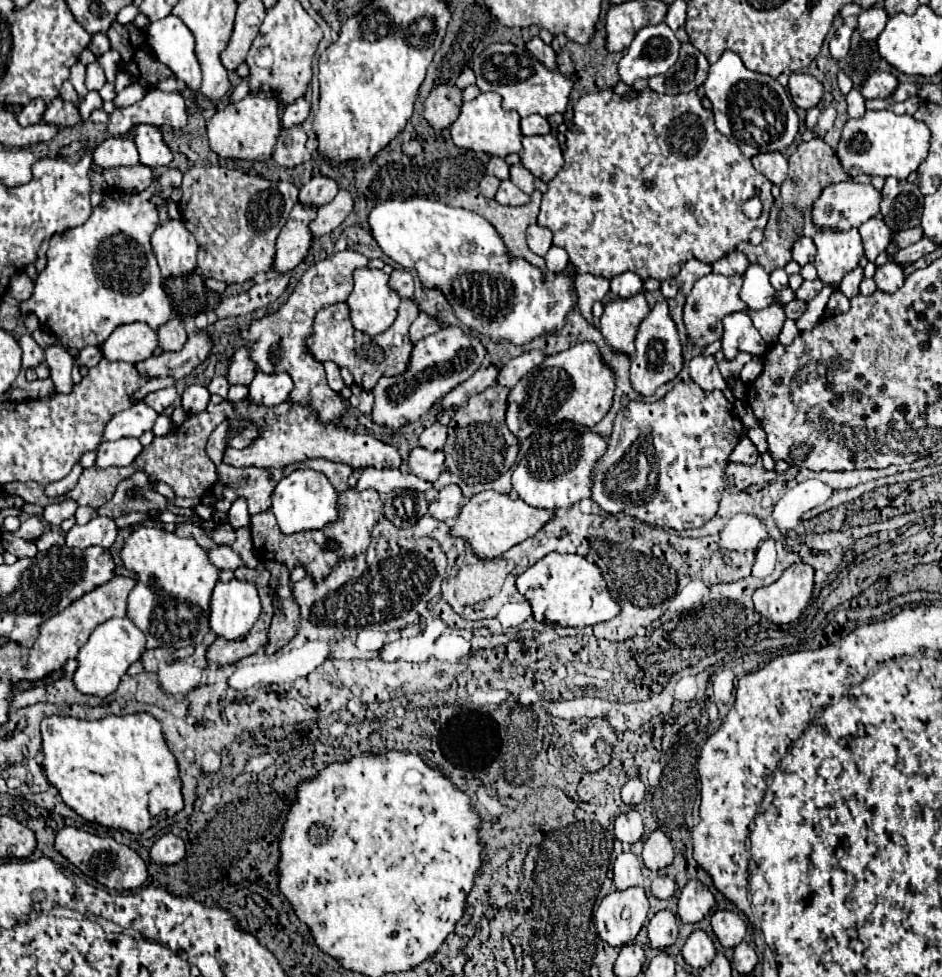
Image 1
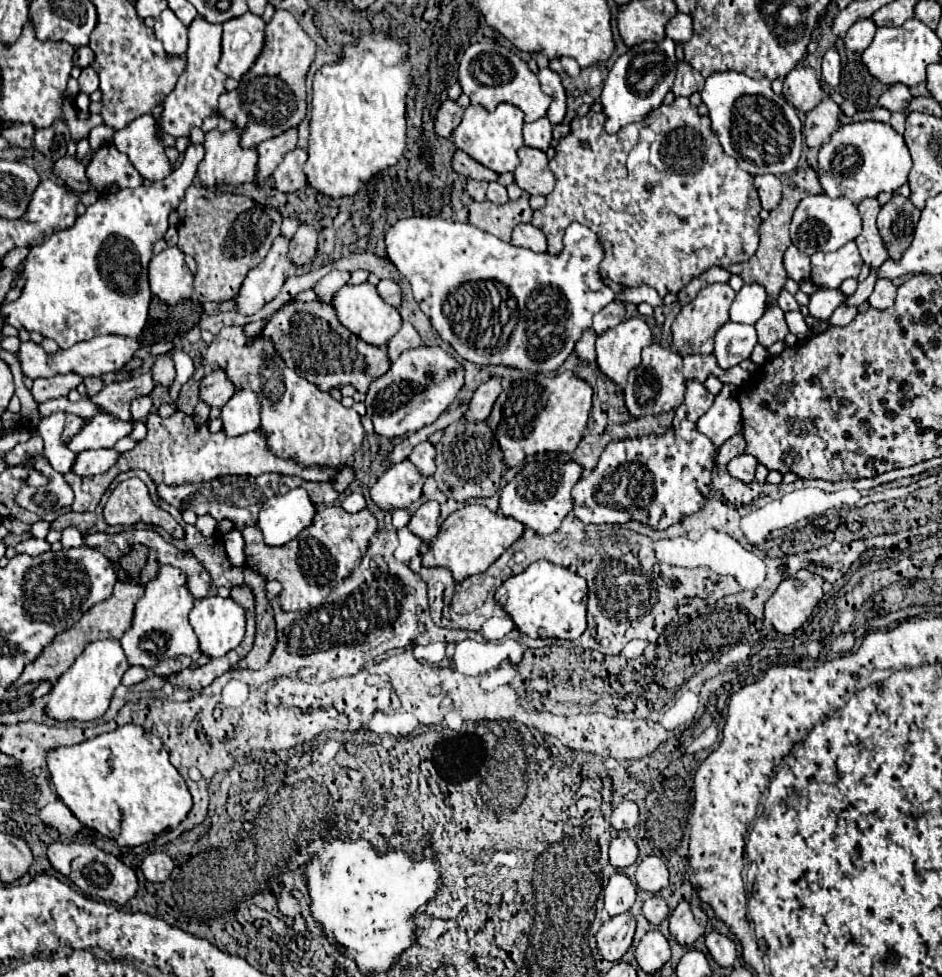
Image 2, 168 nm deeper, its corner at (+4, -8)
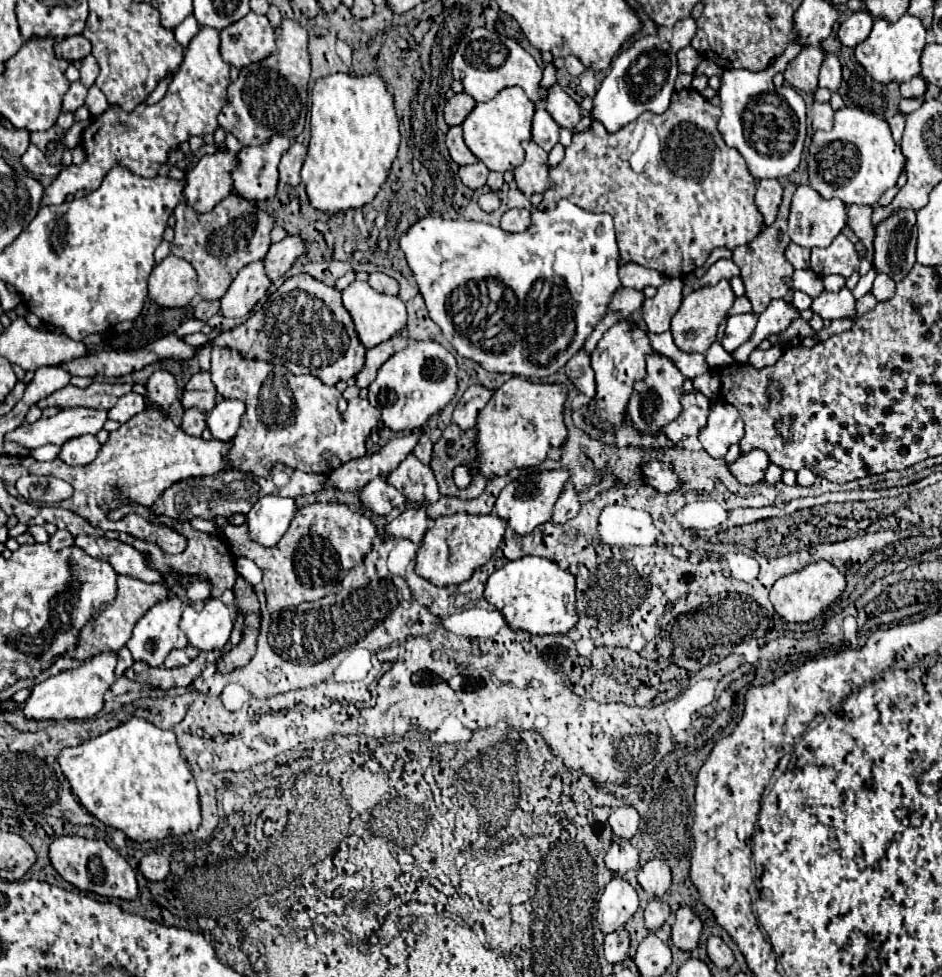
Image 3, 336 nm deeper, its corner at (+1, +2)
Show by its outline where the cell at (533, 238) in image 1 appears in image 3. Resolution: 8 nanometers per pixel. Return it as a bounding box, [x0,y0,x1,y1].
[501,209,531,233]

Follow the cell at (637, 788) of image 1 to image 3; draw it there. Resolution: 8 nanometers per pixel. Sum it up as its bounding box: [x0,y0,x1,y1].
[609,807,639,839]

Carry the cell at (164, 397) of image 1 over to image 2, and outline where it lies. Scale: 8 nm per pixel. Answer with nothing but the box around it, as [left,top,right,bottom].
[130,397,152,421]

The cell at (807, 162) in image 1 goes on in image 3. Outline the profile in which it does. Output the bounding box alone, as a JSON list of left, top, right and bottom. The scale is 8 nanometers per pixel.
[733,183,797,315]

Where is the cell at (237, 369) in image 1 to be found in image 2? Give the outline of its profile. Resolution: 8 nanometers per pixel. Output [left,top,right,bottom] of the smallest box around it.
[198,371,236,407]

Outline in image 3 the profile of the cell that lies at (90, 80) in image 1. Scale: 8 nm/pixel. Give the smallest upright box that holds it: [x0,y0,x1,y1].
[79,55,99,87]

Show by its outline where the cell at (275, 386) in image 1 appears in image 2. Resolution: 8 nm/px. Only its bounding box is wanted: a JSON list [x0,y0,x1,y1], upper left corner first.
[222,391,260,437]

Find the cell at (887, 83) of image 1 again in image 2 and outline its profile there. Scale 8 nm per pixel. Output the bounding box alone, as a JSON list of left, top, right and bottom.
[878,83,912,113]

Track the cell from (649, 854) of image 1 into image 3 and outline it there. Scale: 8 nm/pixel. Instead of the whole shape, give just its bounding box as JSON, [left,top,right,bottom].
[637,859,671,897]

